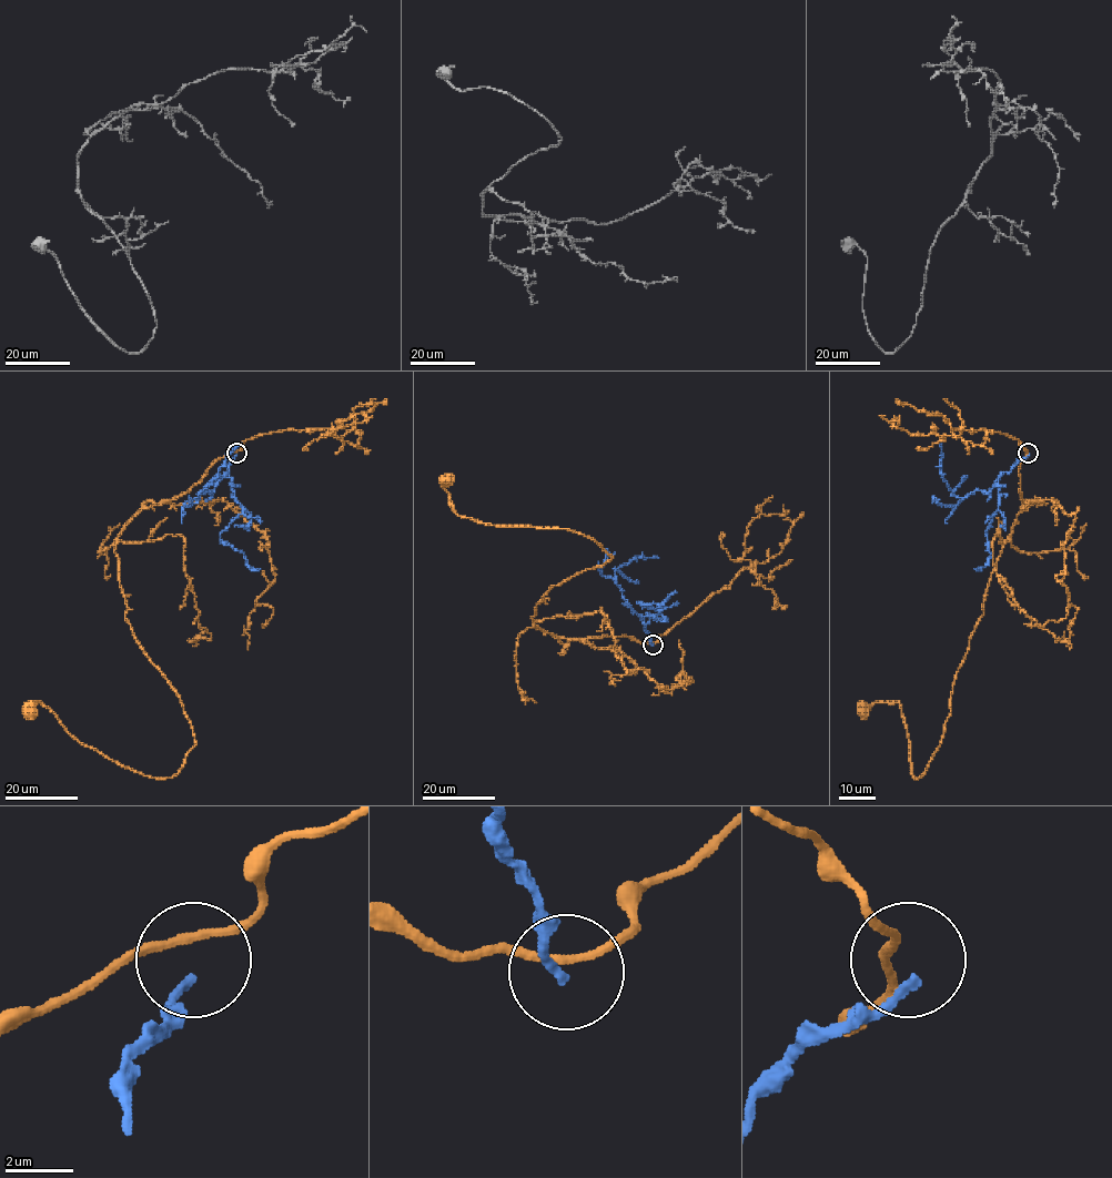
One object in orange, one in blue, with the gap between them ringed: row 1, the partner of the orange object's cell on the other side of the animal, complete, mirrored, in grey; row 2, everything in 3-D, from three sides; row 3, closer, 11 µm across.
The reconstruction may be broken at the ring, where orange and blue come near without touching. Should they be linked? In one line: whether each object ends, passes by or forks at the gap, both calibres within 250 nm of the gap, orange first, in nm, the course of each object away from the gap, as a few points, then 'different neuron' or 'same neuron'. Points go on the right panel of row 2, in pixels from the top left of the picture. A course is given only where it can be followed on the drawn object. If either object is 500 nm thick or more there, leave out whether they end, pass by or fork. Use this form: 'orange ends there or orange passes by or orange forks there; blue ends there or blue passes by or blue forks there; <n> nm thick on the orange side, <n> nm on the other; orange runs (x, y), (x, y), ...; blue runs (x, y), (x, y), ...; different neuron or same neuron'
orange passes by; blue ends there; 240 nm thick on the orange side, 280 nm on the other; orange runs (1027, 452), (1021, 510), (919, 778), (900, 704), (865, 710); blue runs (1029, 454), (998, 479), (999, 507), (986, 534), (990, 554), (988, 562), (976, 569); different neuron

